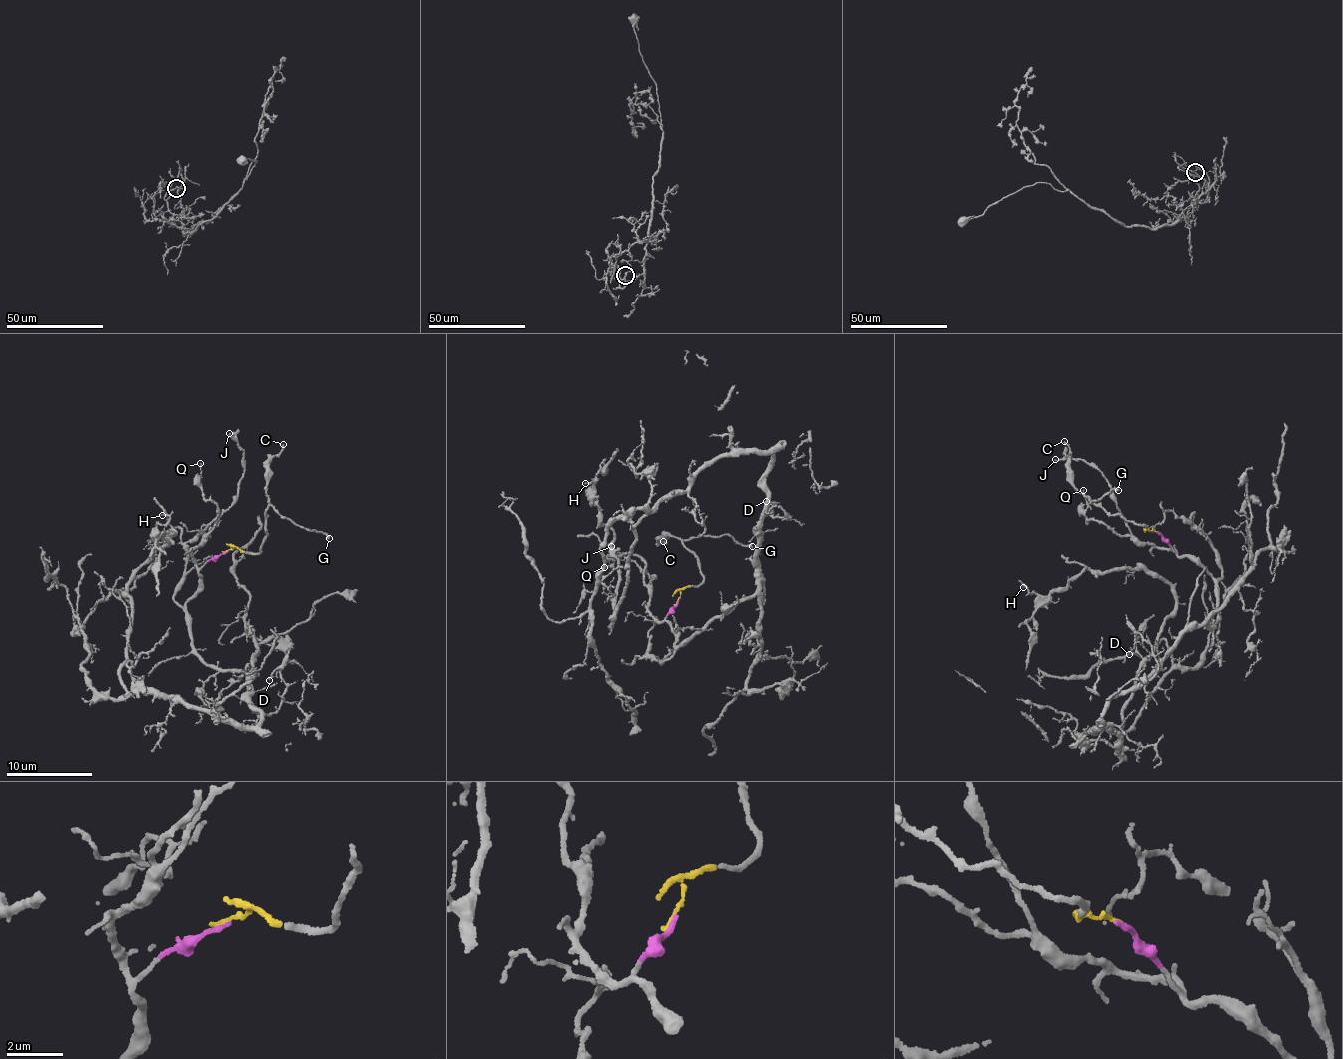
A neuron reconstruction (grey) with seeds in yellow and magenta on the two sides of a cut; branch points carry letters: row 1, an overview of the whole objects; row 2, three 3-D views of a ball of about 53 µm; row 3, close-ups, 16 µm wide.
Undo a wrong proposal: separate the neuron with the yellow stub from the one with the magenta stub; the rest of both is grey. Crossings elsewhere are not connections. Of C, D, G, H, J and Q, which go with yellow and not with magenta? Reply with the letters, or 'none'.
C, G

